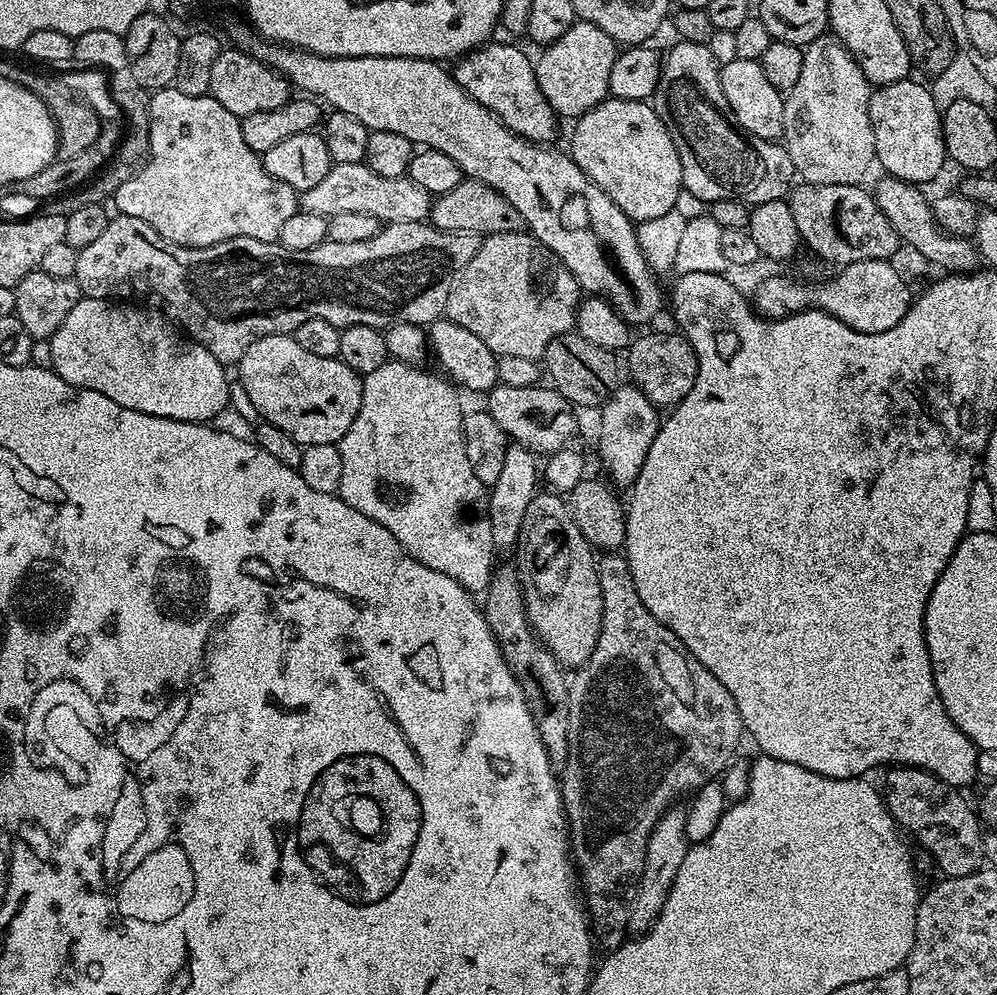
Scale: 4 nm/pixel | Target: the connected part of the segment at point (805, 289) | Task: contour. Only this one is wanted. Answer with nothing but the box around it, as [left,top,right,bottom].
[754,260,914,334]

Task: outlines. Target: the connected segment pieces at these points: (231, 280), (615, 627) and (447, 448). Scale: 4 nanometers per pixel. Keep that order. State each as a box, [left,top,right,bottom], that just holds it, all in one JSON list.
[[74,214,482,366],[559,554,745,949],[338,359,494,594]]

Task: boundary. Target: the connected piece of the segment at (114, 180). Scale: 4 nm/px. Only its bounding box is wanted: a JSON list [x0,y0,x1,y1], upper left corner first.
[43,81,149,217]

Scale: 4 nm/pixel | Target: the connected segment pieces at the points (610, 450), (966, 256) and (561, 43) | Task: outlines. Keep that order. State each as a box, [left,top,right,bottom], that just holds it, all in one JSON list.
[[598,382,661,489],[872,176,980,274],[534,22,618,117]]

